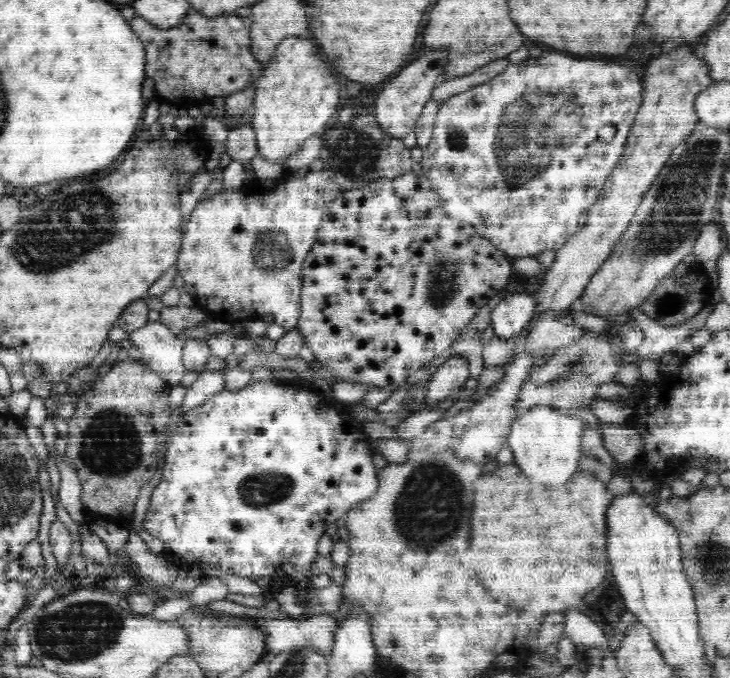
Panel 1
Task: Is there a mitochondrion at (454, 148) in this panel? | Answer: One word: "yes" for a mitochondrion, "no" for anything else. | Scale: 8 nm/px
no

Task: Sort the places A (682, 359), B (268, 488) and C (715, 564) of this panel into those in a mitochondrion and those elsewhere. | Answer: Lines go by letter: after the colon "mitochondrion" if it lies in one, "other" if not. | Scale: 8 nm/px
A: other
B: mitochondrion
C: mitochondrion

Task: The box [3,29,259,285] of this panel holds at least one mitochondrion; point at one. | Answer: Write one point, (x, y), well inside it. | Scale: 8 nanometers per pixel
(75, 225)

